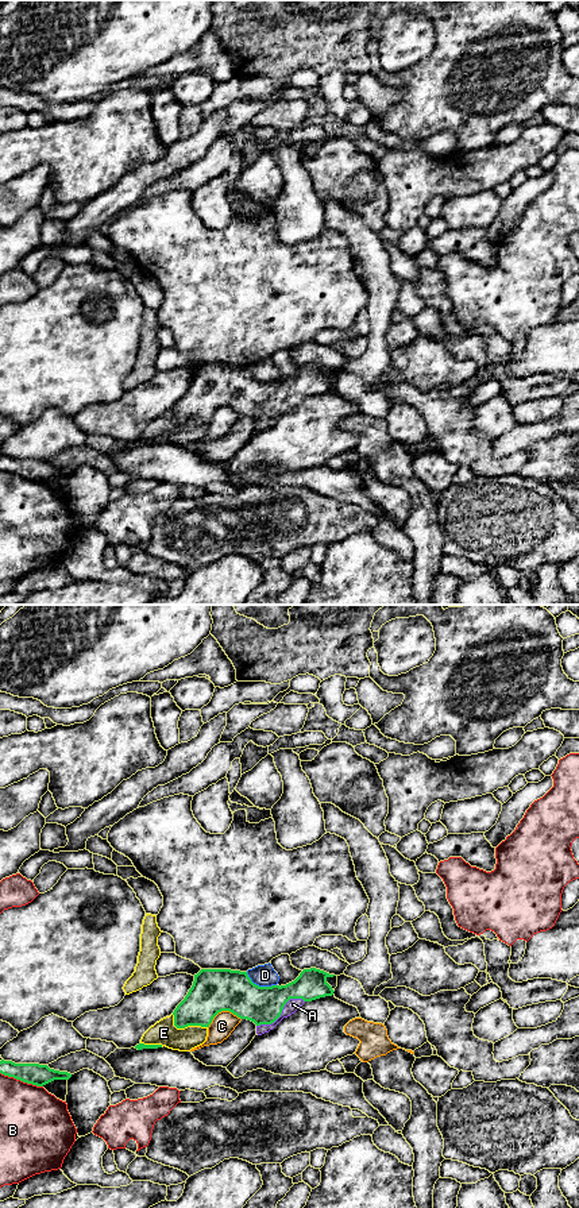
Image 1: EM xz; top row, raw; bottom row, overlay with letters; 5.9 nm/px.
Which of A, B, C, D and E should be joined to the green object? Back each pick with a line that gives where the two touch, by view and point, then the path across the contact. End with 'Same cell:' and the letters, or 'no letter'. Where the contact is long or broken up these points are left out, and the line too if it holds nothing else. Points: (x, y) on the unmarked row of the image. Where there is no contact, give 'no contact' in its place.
A: meets green in xz at (281, 408); runs through xz (261, 400), (274, 401), (281, 408), (289, 400), (293, 400)
Same cell: A

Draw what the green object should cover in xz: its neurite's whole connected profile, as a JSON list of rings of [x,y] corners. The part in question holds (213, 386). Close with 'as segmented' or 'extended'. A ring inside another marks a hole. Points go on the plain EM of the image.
[[[201,364],[185,394],[174,405],[174,421],[209,422],[221,406],[256,420],[256,429],[273,425],[283,413],[294,409],[305,397],[332,391],[327,378],[333,373],[324,366],[304,364],[286,381],[259,382],[247,367],[231,364]]]; extended

